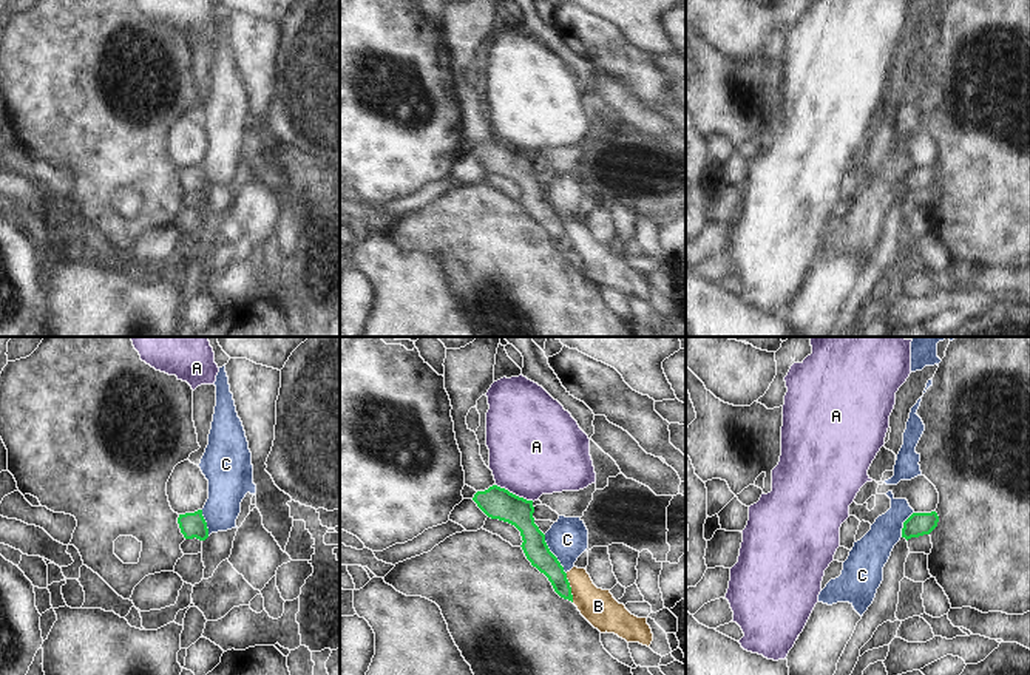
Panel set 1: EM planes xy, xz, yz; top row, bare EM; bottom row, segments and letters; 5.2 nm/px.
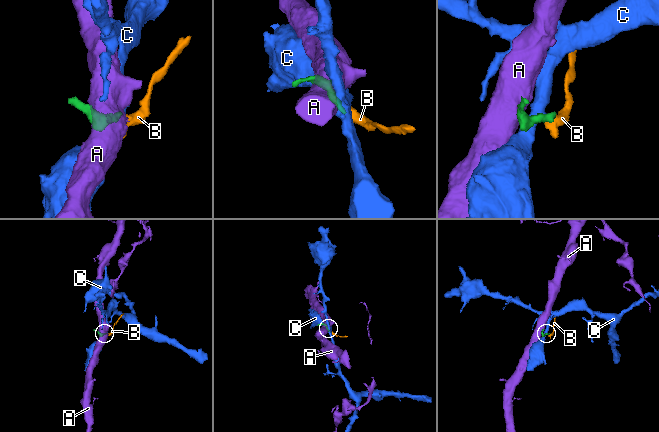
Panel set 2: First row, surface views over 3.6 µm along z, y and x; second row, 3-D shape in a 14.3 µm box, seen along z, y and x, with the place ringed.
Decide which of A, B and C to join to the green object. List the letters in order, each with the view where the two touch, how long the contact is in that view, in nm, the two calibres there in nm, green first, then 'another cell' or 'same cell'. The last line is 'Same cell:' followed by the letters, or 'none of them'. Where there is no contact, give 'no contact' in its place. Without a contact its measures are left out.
A: meets green in xz; contact 220 nm long; 170 nm thick on the green side, 460 nm on the other; another cell
B: meets green in xz; contact 160 nm long; 120 nm thick on the green side, 180 nm on the other; another cell
C: meets green in xz; contact 240 nm long; 130 nm thick on the green side, 220 nm on the other; another cell
Same cell: none of them

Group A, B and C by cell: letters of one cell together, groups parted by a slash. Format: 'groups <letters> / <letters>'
groups A / B C

